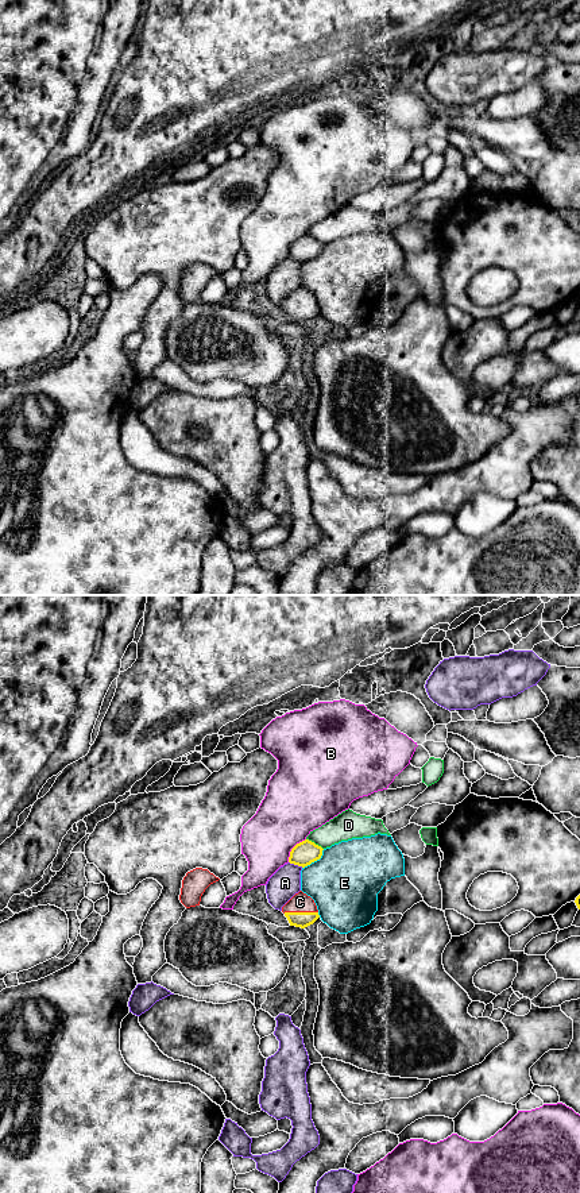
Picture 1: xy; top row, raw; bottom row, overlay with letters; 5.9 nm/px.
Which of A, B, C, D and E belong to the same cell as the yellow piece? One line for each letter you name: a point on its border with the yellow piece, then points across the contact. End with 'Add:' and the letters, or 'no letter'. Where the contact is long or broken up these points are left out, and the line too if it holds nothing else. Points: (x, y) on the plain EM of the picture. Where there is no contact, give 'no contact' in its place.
C: contact xy (300, 308)
Add: C

